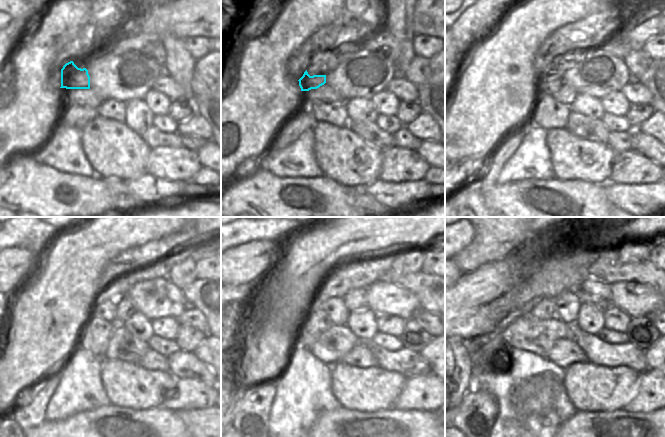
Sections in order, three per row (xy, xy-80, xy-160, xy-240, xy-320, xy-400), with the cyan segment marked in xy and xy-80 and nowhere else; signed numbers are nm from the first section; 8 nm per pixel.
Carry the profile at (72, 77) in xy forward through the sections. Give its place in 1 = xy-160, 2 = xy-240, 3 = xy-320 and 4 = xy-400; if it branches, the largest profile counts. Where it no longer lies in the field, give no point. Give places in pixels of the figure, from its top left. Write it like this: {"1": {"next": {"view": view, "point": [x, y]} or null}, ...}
{"1": {"next": {"view": "xy-160", "point": [549, 87]}}, "2": {"next": {"view": "xy-240", "point": [106, 309]}}, "3": {"next": {"view": "xy-320", "point": [335, 308]}}, "4": {"next": {"view": "xy-400", "point": [567, 306]}}}

